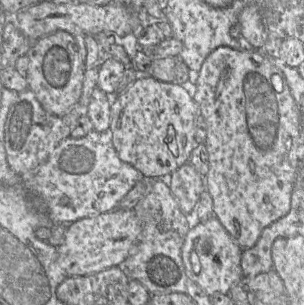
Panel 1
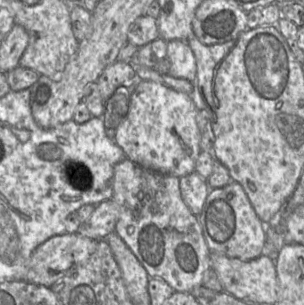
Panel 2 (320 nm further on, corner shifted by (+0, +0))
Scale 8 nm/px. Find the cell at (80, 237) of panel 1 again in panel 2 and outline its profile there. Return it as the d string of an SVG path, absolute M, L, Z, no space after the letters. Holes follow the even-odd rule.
M79 233L55 235L32 253L25 281L51 288L95 251L97 241Z

